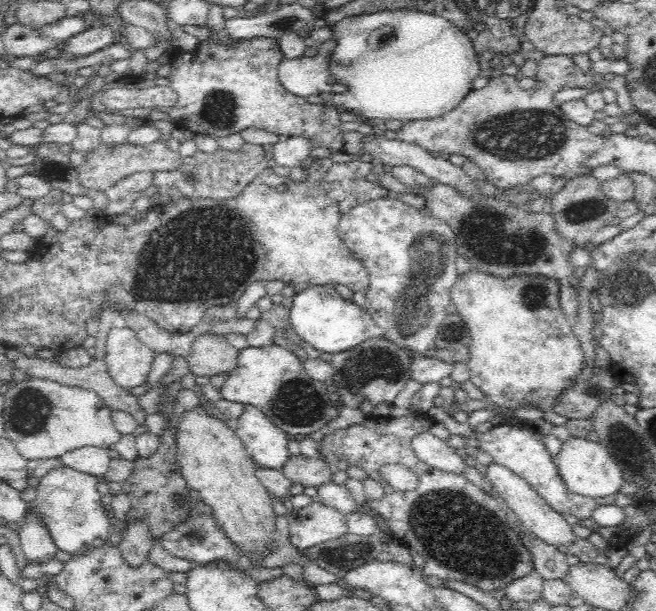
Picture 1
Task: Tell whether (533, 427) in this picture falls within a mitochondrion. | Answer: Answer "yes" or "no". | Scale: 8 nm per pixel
no

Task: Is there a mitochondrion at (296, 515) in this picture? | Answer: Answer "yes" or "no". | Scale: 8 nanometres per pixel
no

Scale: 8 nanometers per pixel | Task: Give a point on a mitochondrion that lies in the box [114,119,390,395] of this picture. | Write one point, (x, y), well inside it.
(207, 252)

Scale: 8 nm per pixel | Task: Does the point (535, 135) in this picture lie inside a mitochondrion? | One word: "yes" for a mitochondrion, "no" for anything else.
yes

